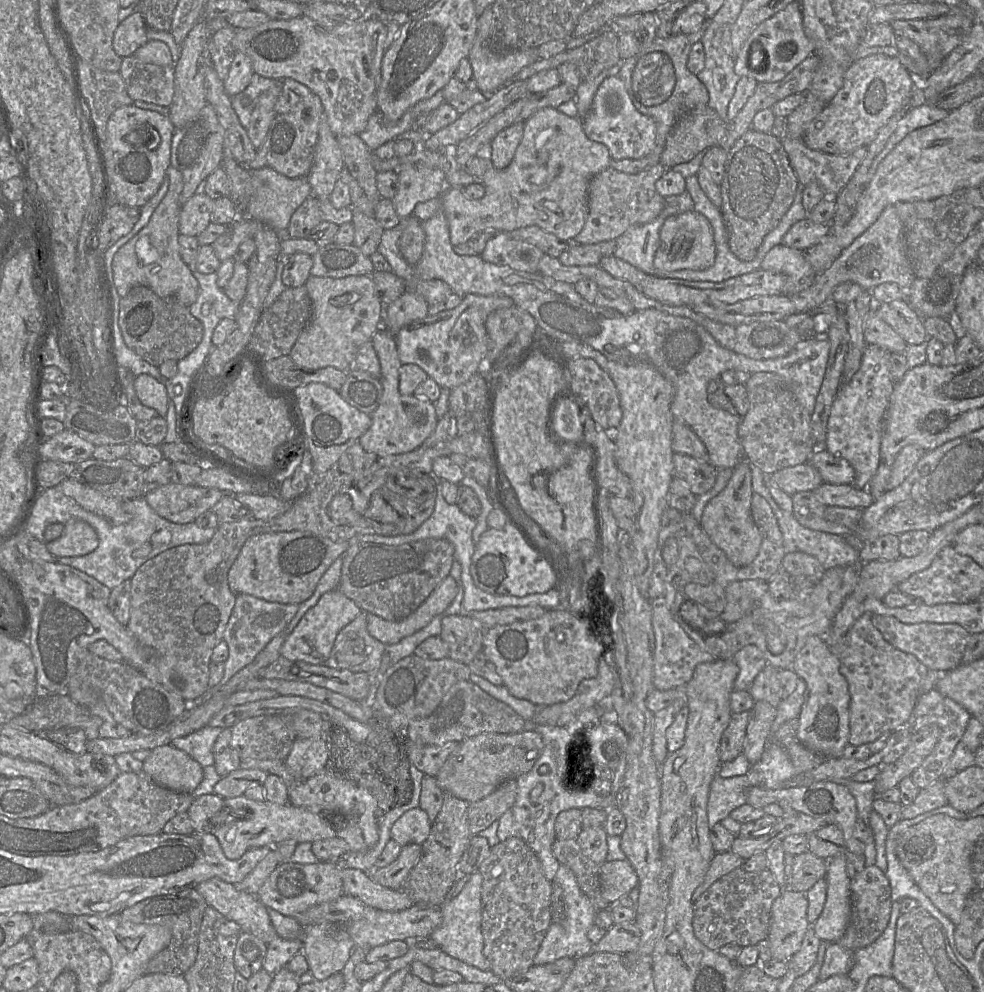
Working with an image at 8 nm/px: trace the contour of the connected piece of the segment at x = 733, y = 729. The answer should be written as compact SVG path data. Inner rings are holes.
M750 712L732 713L729 725L723 732L718 748L721 764L734 760L743 753Z

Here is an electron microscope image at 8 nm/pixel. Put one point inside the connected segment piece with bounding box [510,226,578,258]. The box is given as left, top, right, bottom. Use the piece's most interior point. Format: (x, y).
(551, 245)

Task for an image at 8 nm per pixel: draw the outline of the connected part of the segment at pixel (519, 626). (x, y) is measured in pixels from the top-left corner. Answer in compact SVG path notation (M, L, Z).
M594 597L593 603L591 606L595 607L595 610L590 611L591 614L589 616L574 615L573 613L567 610L564 610L562 608L556 608L556 609L547 610L542 617L537 619L518 621L508 625L494 626L488 630L485 630L482 652L484 652L484 654L494 663L497 673L503 679L503 682L504 682L503 686L507 687L508 691L514 697L528 700L538 707L544 707L544 706L549 706L556 703L567 702L575 695L579 684L583 680L594 678L598 674L598 661L602 655L602 647L599 644L599 642L595 639L593 631L596 631L596 630L593 630L593 628L597 629L596 626L602 623L602 618L600 618L600 616L597 616L597 613L596 613L596 612L602 611L601 610L603 607L602 603L603 603L602 600L600 600L598 597Z

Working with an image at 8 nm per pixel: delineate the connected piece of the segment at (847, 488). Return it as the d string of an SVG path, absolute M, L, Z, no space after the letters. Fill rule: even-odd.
M822 483L815 491L816 498L825 506L845 508L867 508L873 498L868 490L859 489L853 484Z

